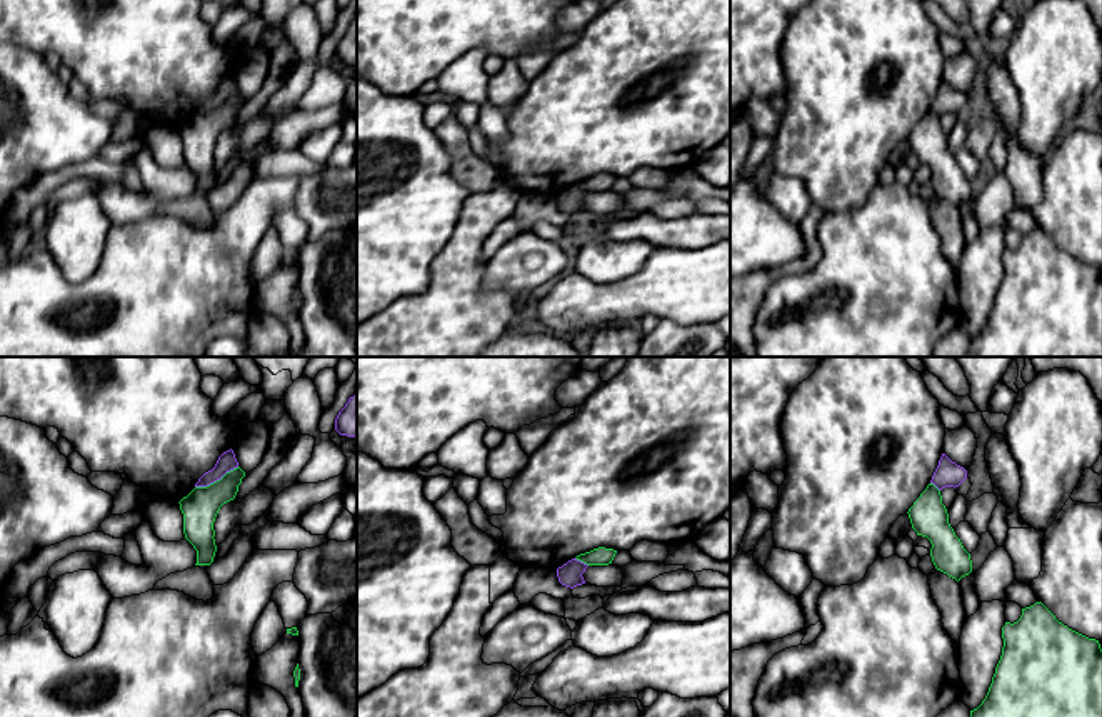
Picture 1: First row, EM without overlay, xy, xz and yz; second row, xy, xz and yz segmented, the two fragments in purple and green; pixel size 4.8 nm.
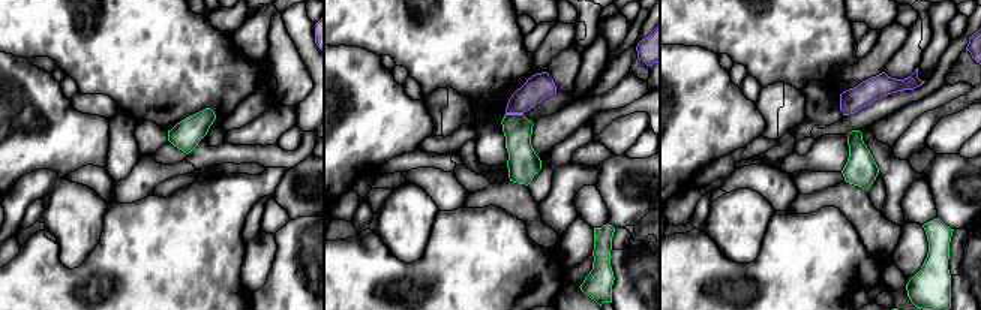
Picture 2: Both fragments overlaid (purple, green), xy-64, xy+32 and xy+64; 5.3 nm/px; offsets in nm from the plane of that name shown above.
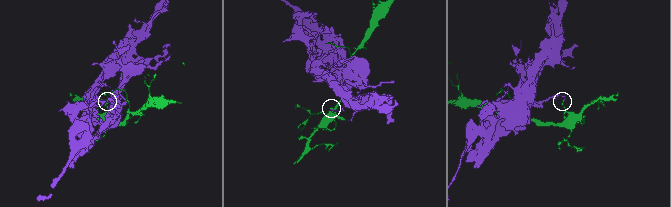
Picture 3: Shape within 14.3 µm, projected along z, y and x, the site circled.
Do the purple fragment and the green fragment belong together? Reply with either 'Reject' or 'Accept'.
Reject

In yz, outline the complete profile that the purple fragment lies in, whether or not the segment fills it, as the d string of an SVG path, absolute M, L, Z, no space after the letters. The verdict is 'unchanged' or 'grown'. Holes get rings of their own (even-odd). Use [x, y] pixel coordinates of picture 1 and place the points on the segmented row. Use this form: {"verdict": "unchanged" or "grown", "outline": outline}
{"verdict": "unchanged", "outline": "M942 454L939 465L932 475L930 484L939 490L945 487L959 487L967 479L967 470L955 462L952 462L945 454Z"}

